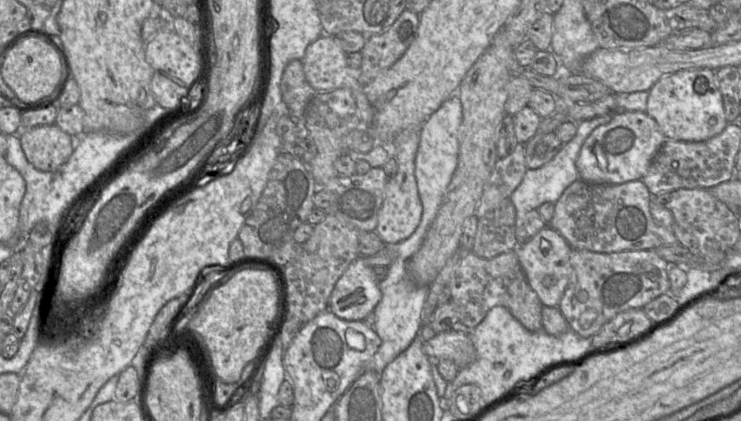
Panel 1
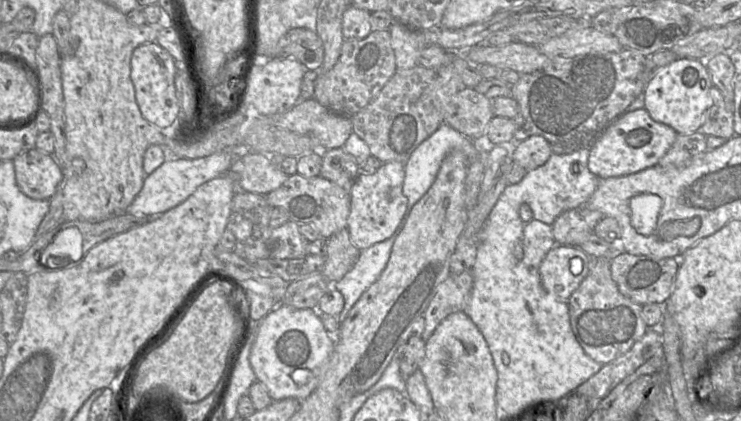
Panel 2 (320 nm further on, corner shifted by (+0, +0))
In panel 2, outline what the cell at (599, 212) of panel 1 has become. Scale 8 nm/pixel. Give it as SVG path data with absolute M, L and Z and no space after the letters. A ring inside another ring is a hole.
M584 205L563 212L552 224L554 240L557 244L578 247L603 217L601 212Z

